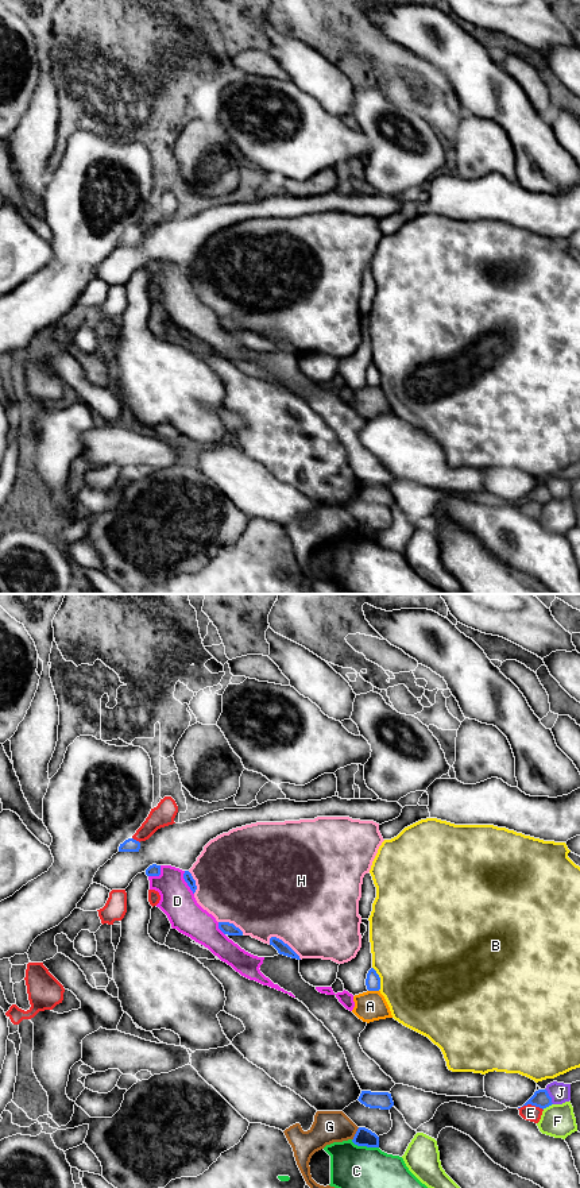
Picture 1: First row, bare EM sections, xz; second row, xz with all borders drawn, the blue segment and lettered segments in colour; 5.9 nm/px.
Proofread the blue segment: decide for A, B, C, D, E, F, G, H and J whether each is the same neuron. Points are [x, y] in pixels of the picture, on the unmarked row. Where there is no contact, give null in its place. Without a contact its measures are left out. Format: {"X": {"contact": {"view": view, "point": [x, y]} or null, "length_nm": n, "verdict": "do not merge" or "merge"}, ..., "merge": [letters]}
{"A": {"contact": {"view": "xz", "point": [374, 385]}, "length_nm": 60, "verdict": "do not merge"}, "B": {"contact": {"view": "xz", "point": [379, 374]}, "length_nm": 150, "verdict": "do not merge"}, "C": {"contact": {"view": "xz", "point": [364, 540]}, "length_nm": 180, "verdict": "do not merge"}, "D": {"contact": {"view": "xz", "point": [186, 277]}, "length_nm": 160, "verdict": "do not merge"}, "E": {"contact": {"view": "xz", "point": [530, 498]}, "length_nm": 150, "verdict": "do not merge"}, "F": {"contact": {"view": "xz", "point": [546, 501]}, "length_nm": 70, "verdict": "do not merge"}, "G": {"contact": {"view": "xz", "point": [355, 529]}, "length_nm": 90, "verdict": "do not merge"}, "H": {"contact": {"view": "xz", "point": [283, 338]}, "length_nm": 240, "verdict": "do not merge"}, "J": {"contact": {"view": "xz", "point": [549, 492]}, "length_nm": 110, "verdict": "do not merge"}, "merge": []}

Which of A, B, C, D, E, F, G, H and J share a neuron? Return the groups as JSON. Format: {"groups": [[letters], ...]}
{"groups": [["A"], ["B"], ["C"], ["D"], ["E"], ["F"], ["G"], ["H"], ["J"]]}

